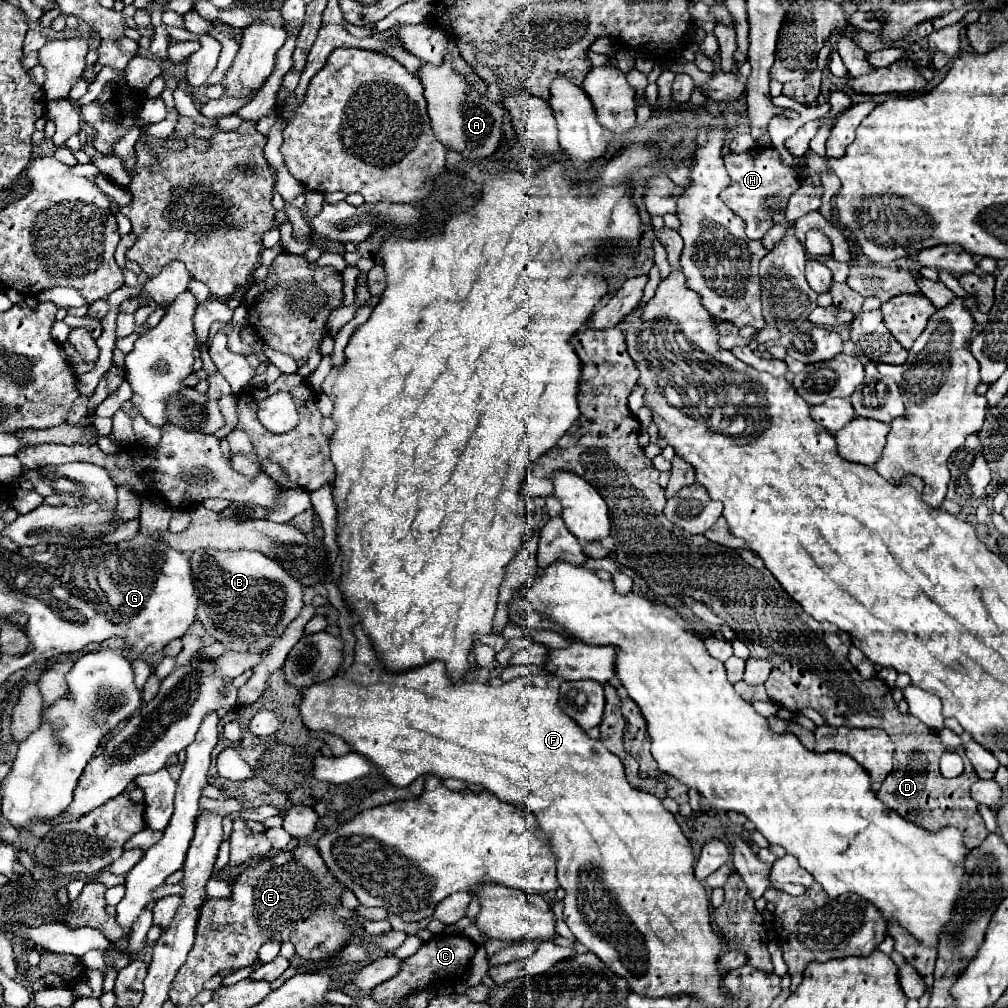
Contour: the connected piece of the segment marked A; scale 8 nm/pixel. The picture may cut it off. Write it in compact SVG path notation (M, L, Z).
M451 56L445 58L443 66L423 66L421 68L421 82L425 86L425 98L431 118L433 134L449 148L463 154L467 160L483 160L491 156L501 140L501 116L503 110L489 102L487 96L475 92L453 68Z

